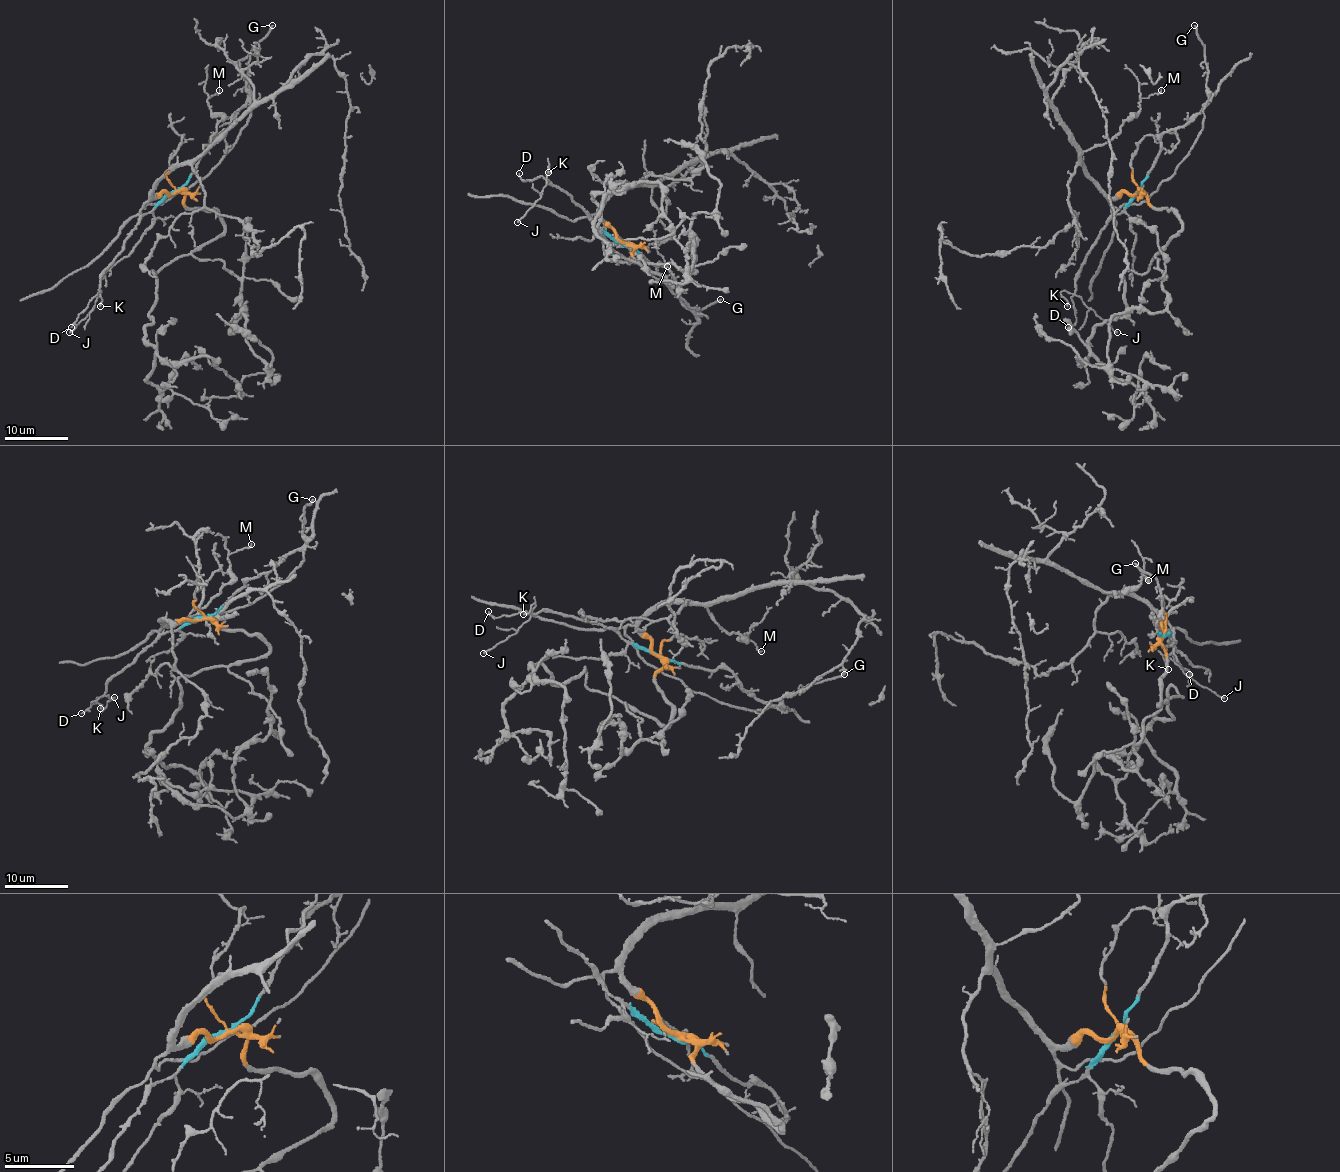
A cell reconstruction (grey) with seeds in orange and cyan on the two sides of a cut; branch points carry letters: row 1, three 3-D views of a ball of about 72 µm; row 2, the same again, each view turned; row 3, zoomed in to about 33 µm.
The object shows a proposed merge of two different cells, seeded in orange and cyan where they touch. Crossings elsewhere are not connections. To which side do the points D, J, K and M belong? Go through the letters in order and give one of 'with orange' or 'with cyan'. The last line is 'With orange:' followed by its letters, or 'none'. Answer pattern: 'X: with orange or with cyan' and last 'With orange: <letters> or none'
D: with cyan
J: with cyan
K: with cyan
M: with orange
With orange: M

